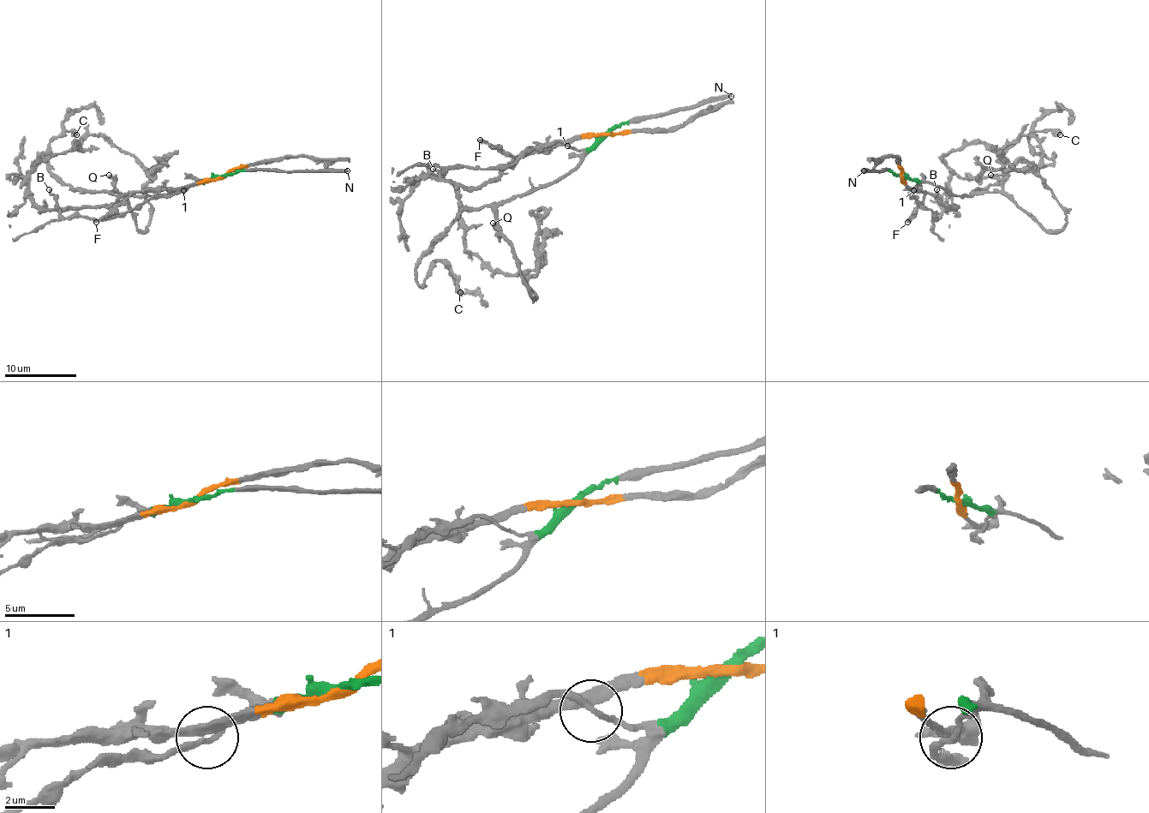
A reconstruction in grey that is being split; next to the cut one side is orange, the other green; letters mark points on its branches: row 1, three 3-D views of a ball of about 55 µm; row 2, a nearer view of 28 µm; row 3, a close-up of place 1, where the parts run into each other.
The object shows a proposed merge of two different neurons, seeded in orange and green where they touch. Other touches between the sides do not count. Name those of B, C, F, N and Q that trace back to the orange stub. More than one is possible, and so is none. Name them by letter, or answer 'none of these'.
F

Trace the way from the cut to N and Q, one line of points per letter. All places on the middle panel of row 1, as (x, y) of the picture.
N: (607, 133), (622, 124), (661, 116), (732, 95)
Q: (607, 133), (579, 162), (553, 182), (531, 187), (505, 200), (497, 208), (497, 230), (500, 233), (493, 223)

